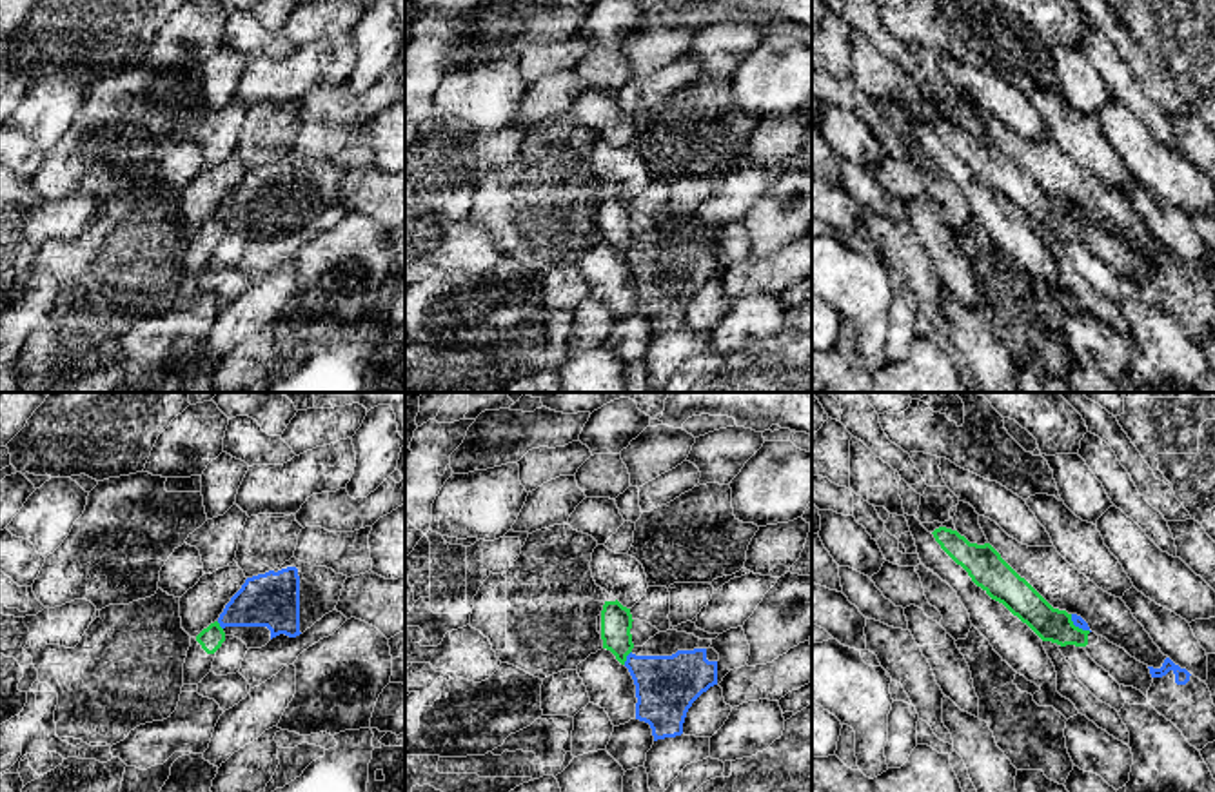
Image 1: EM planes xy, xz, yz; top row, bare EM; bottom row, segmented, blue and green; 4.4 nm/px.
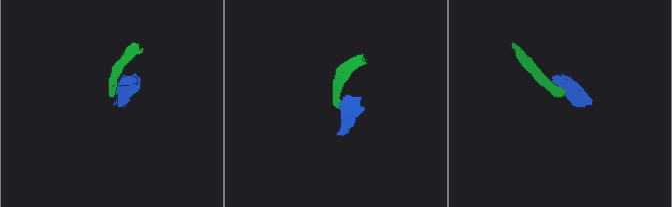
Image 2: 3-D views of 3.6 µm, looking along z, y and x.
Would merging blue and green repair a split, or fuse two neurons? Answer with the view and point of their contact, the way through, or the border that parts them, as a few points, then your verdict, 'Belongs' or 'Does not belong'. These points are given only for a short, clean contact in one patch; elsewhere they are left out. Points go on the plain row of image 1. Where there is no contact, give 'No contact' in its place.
Touches blue at xz (627, 251). Boundary: xz (631, 244), (623, 257). Does not belong

